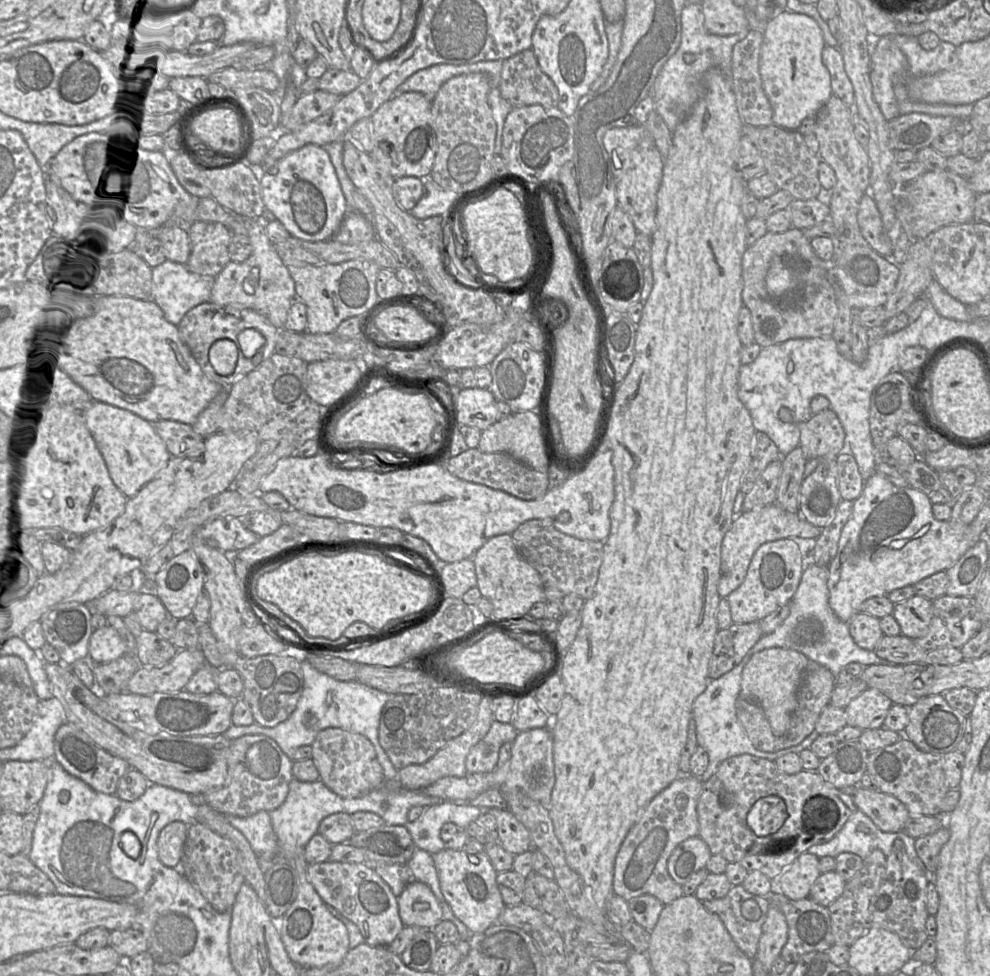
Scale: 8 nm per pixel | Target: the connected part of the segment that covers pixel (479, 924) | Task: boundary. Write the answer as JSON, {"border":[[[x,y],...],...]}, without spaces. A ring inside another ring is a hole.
{"border":[[[442,850],[432,855],[440,889],[454,915],[473,933],[481,933],[499,922],[506,907],[496,878],[498,872],[484,852],[471,854],[465,850]]]}

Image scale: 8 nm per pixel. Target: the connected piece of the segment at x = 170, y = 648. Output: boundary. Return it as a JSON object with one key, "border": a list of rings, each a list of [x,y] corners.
{"border":[[[143,631],[135,638],[137,660],[143,667],[162,667],[178,653],[178,649],[155,632]]]}

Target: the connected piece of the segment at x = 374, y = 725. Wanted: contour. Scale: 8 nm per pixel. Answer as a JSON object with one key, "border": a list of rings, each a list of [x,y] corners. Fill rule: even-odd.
{"border":[[[302,659],[301,669],[304,688],[296,709],[287,720],[275,727],[263,727],[257,723],[249,726],[234,726],[232,724],[222,735],[231,741],[245,735],[265,735],[273,739],[292,760],[295,751],[301,746],[311,746],[320,731],[326,728],[341,728],[368,738],[374,746],[385,779],[398,779],[398,771],[394,768],[379,742],[379,724],[382,709],[386,702],[391,699],[391,696],[396,694],[383,692],[357,680],[339,681],[318,671],[306,659]]]}

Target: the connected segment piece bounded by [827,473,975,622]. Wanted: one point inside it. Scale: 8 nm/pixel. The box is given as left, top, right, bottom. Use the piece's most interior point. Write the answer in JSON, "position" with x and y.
{"position":[892,539]}

